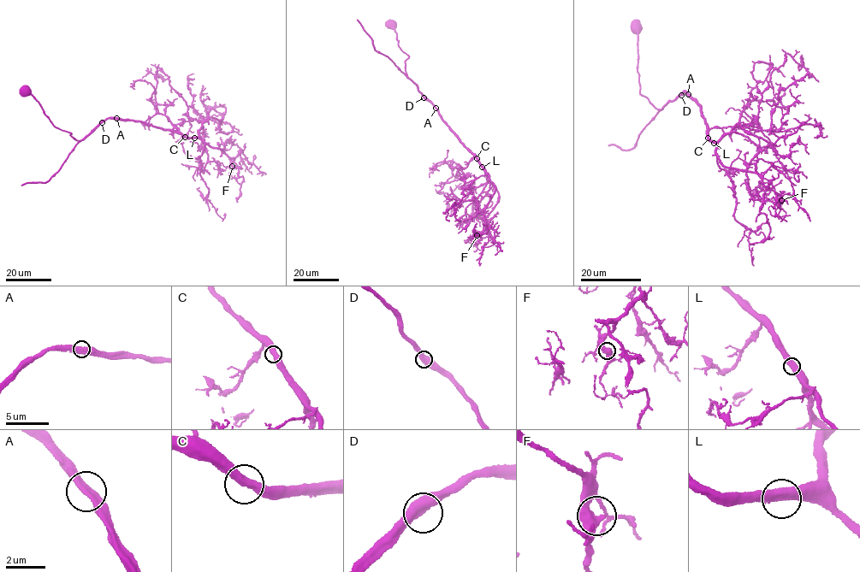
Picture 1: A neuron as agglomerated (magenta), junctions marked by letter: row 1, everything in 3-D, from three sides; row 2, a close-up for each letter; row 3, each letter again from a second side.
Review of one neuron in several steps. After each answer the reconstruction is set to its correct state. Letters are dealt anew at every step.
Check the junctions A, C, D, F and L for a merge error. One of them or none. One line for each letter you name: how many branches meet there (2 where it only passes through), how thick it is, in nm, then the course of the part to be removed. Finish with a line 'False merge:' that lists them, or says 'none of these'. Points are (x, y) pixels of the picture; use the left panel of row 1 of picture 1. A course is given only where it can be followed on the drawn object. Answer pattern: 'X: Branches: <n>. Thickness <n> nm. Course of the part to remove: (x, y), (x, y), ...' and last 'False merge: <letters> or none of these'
False merge: none of these

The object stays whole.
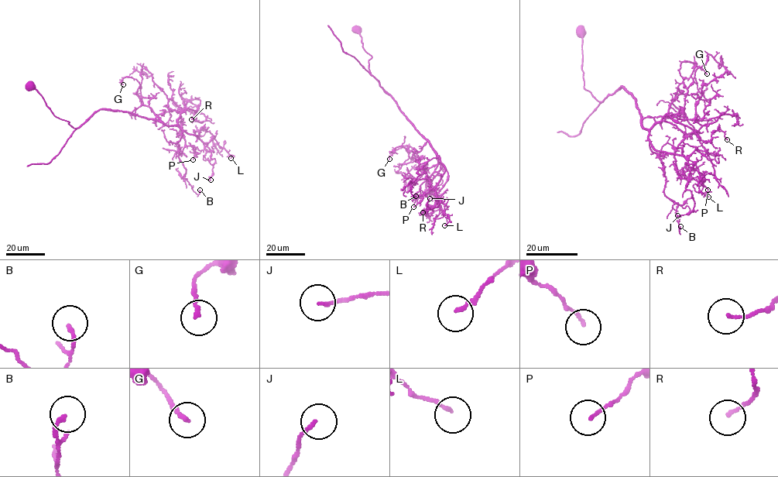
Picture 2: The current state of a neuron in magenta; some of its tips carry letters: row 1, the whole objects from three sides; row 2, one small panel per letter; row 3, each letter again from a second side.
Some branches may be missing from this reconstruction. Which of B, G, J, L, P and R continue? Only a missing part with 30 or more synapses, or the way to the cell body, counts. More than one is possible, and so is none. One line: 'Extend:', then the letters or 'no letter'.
Extend: no letter

